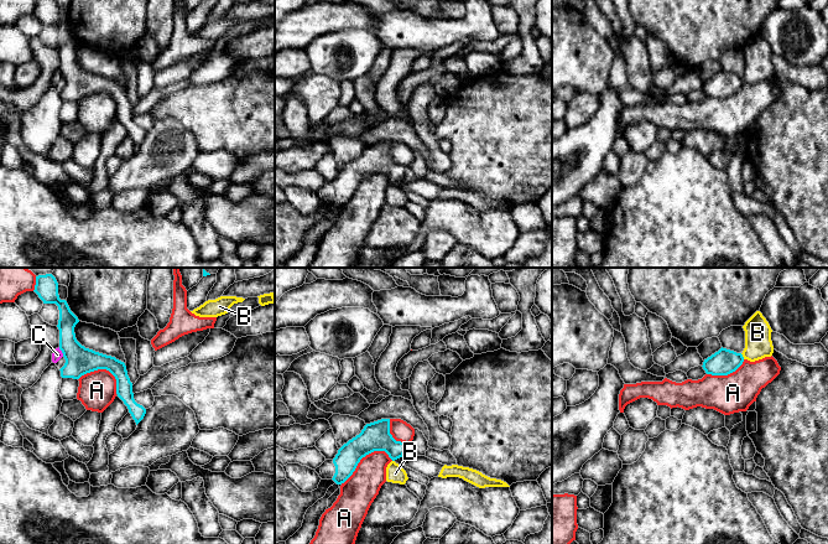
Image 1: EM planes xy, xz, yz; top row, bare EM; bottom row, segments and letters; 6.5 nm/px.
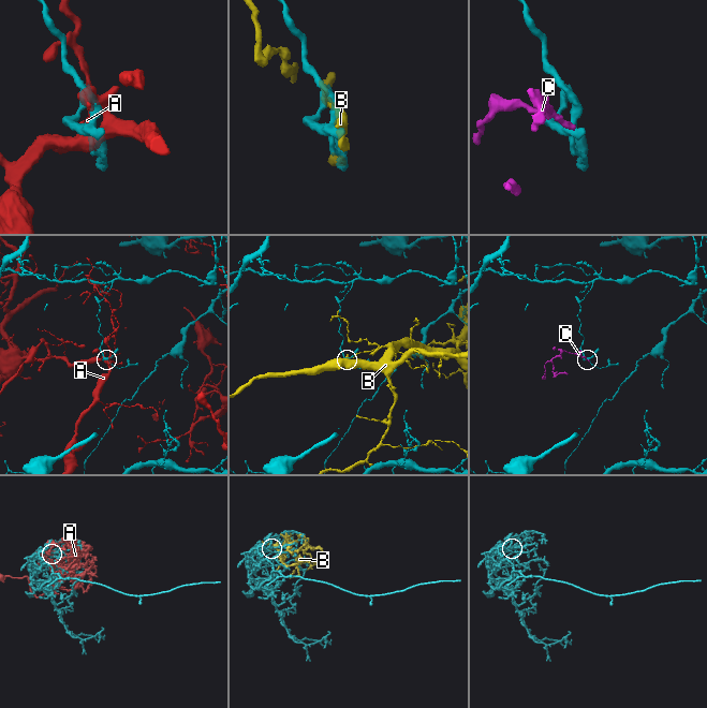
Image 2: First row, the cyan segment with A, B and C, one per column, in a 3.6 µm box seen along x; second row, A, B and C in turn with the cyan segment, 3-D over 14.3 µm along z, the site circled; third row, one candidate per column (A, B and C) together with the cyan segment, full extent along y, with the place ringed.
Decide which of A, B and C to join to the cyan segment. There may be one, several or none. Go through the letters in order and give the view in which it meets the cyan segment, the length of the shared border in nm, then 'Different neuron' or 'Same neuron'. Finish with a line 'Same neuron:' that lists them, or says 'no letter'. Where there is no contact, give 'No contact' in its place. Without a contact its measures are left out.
A: Touches cyan in xz. Shared border 380 nm. Different neuron
B: Touches cyan in yz. Shared border 50 nm. Different neuron
C: Touches cyan in xy. Shared border 70 nm. Different neuron
Same neuron: no letter

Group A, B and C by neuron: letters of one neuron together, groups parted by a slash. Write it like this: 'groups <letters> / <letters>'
groups A / B C

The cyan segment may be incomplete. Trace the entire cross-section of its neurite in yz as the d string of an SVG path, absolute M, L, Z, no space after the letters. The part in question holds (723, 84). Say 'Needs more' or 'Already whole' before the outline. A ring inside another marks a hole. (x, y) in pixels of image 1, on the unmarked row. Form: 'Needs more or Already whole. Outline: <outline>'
Already whole. Outline: M720 71L718 74L704 82L703 92L712 98L728 98L735 94L744 84L741 76Z

